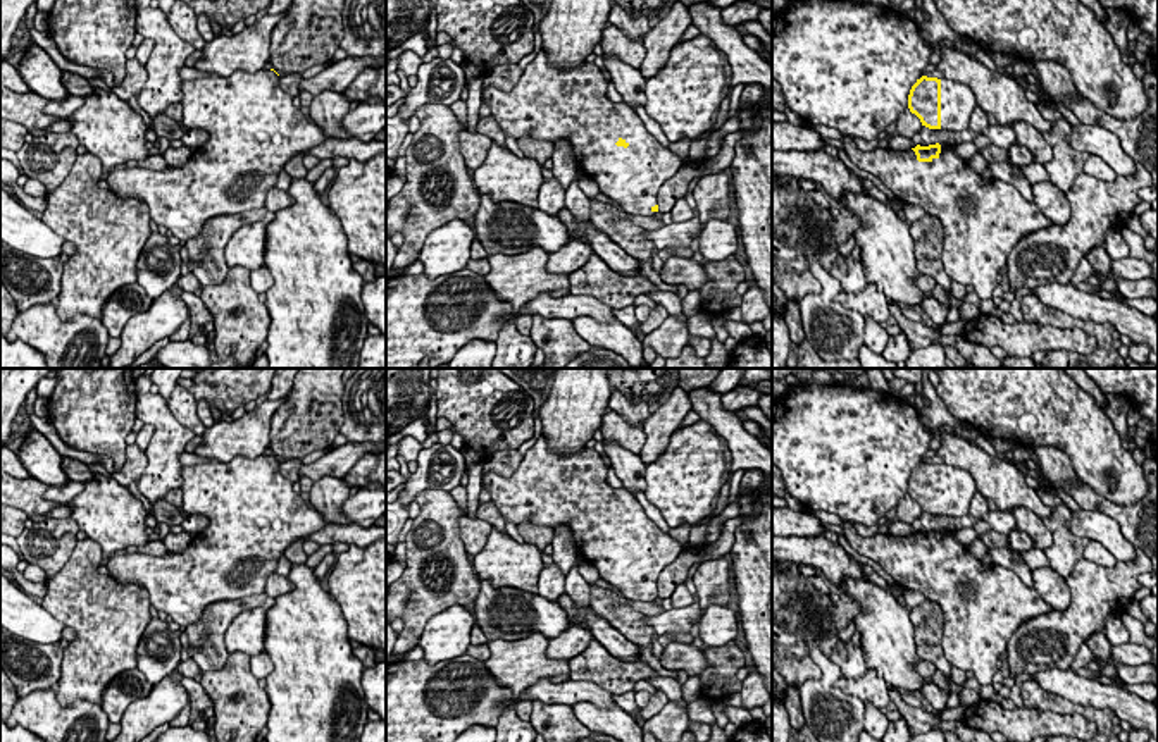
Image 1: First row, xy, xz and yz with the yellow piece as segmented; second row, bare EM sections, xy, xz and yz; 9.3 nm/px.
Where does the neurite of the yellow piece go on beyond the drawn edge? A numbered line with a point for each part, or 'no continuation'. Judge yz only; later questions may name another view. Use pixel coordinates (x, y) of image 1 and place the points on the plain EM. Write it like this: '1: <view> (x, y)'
1: yz (957, 486)

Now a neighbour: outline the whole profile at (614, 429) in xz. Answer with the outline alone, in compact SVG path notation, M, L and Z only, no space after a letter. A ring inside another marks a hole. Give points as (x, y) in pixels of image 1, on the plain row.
M612 410L603 415L600 430L603 444L617 442L620 448L626 448L634 454L639 454L646 442L644 424L631 425L620 413Z

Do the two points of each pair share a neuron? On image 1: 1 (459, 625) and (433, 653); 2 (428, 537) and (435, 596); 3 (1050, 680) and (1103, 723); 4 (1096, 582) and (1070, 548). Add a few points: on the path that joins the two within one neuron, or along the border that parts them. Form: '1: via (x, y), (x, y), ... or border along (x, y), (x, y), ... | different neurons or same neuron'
1: via (452, 632), (438, 646) | same neuron
2: via (435, 551), (435, 582) | same neuron
3: border along (1043, 689), (1076, 703), (1110, 711) | different neurons
4: border along (1083, 556), (1065, 579) | different neurons

